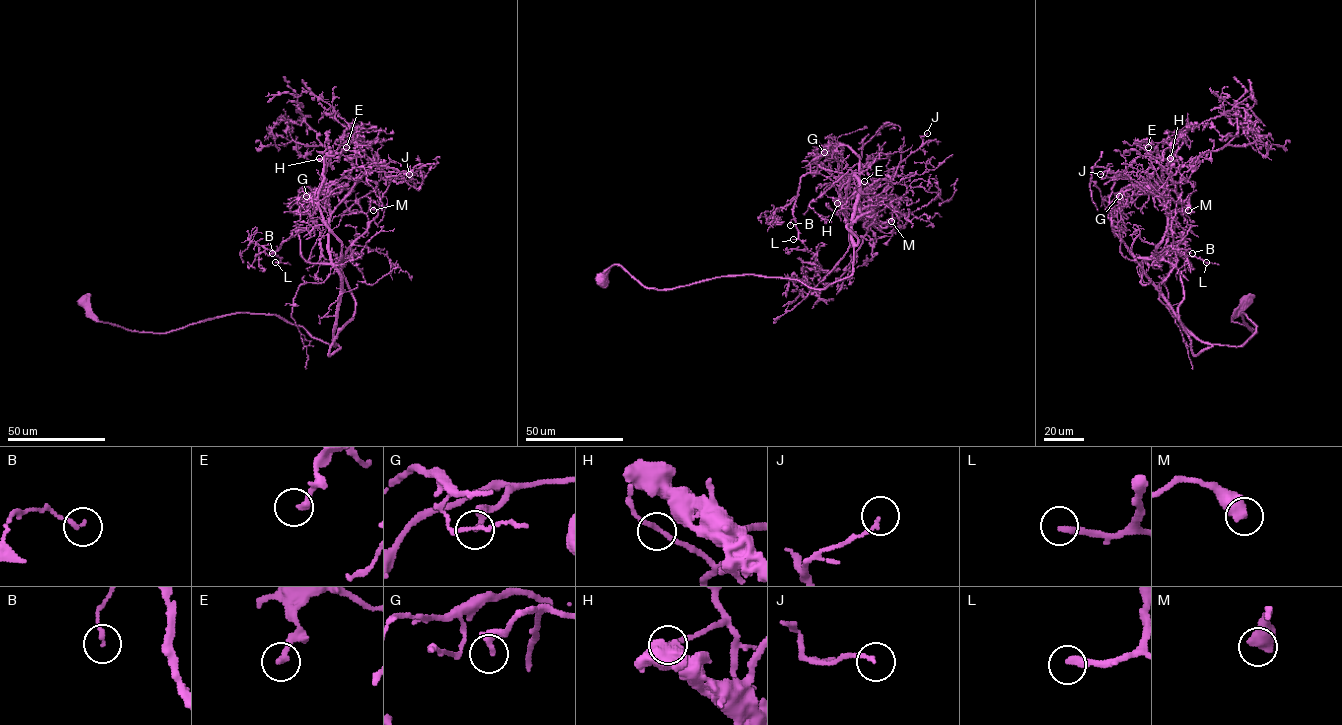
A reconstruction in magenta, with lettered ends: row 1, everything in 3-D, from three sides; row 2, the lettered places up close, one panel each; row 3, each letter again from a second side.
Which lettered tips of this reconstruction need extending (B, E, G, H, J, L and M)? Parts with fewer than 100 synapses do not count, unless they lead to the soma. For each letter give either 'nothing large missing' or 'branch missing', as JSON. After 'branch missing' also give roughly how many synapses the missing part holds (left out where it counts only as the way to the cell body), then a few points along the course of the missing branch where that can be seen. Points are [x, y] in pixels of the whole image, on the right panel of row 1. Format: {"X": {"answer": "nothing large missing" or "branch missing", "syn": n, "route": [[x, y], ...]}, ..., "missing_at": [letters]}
{"B": {"answer": "nothing large missing"}, "E": {"answer": "nothing large missing"}, "G": {"answer": "nothing large missing"}, "H": {"answer": "nothing large missing"}, "J": {"answer": "nothing large missing"}, "L": {"answer": "branch missing", "syn": 180, "route": [[1206, 262], [1206, 243], [1216, 245], [1215, 257]]}, "M": {"answer": "nothing large missing"}, "missing_at": ["L"]}

